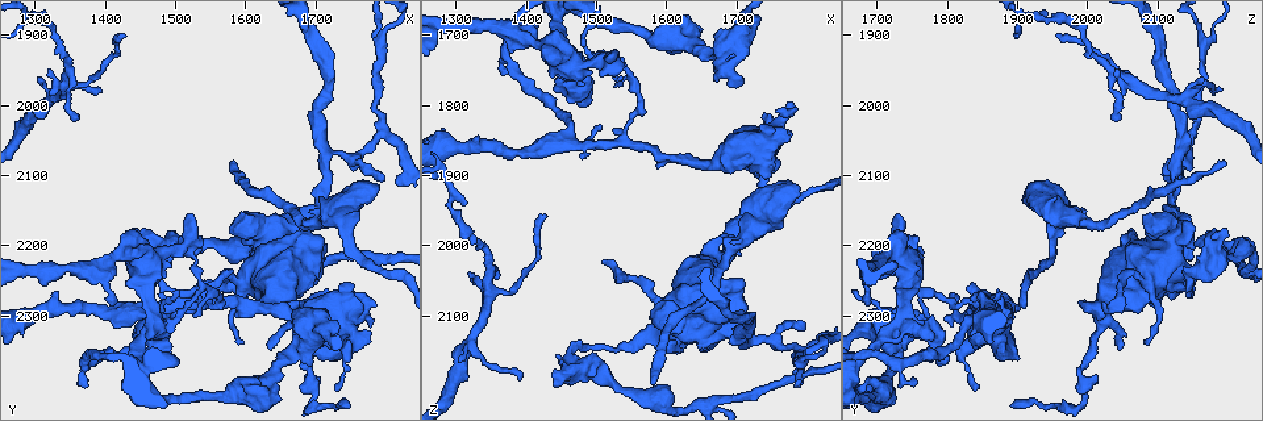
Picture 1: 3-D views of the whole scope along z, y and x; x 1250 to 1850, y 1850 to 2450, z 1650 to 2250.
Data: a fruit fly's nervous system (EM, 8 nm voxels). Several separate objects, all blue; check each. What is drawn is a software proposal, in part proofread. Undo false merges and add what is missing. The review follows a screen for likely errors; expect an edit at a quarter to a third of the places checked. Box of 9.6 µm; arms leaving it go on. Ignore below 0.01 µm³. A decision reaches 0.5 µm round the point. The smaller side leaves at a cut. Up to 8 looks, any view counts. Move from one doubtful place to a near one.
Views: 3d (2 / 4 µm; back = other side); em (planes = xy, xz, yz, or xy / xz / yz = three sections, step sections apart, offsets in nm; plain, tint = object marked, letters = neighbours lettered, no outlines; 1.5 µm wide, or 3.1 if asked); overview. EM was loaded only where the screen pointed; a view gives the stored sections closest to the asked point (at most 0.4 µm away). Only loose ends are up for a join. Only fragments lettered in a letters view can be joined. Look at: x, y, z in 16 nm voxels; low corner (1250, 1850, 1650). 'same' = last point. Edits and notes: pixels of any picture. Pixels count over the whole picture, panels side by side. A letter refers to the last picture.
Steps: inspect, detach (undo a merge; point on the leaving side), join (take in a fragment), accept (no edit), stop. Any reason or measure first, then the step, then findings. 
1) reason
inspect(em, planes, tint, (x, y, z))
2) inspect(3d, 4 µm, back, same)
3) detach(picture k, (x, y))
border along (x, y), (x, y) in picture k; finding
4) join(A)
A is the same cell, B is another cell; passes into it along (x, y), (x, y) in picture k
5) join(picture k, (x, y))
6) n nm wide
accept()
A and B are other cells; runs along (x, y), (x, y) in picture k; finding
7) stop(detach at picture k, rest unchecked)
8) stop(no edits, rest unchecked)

long arm stops here
inspect(em, planes, plain, (1580, 2085, 2200))

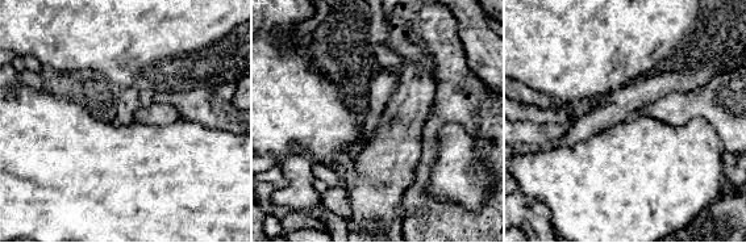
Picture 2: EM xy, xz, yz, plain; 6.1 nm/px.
inspect(em, planes, letters, same)

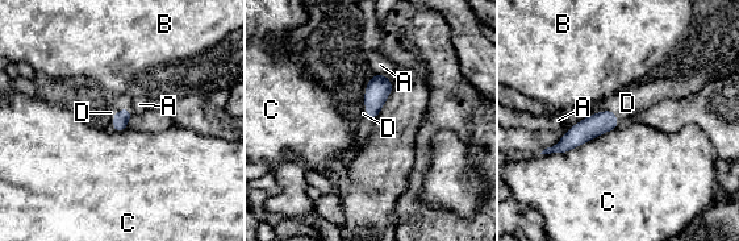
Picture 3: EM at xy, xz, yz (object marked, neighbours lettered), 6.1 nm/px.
100 nm wide
join(D)
D is the same cell, A, B and C are other cells; it goes on there

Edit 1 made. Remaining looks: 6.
arms part here
inspect(em, planes, letters, (1540, 2285, 1850))

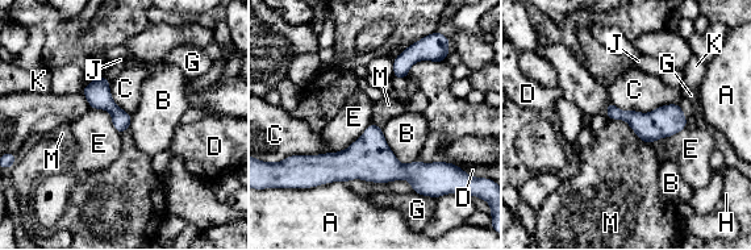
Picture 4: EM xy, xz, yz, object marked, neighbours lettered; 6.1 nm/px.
accept()
A, B, C, D, E, G, H, J, K and M are other cells; continuous, no second neuron

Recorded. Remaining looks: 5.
branch stops here
inspect(em, planes, letters, (1430, 1900, 1960))

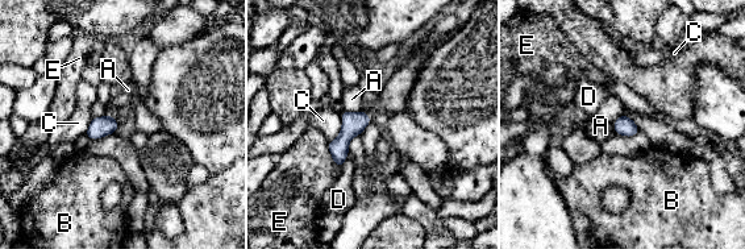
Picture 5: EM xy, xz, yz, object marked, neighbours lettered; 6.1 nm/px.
accept()
A, B, C, D and E are other cells; border along (621, 113), (615, 120), (612, 131) in picture 5; none of them fits

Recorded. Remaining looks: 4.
stop(join at picture 3, rest unchecked)

